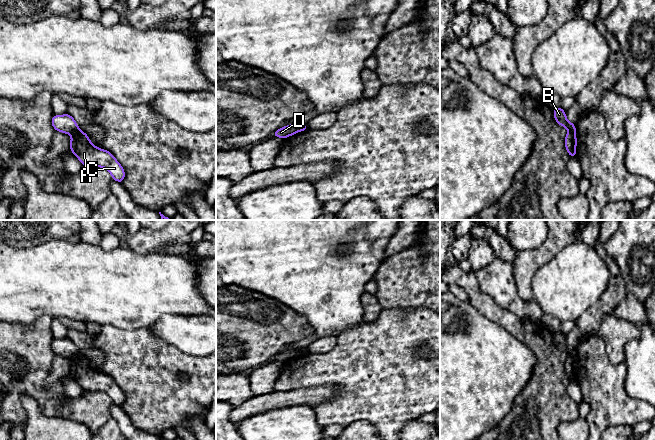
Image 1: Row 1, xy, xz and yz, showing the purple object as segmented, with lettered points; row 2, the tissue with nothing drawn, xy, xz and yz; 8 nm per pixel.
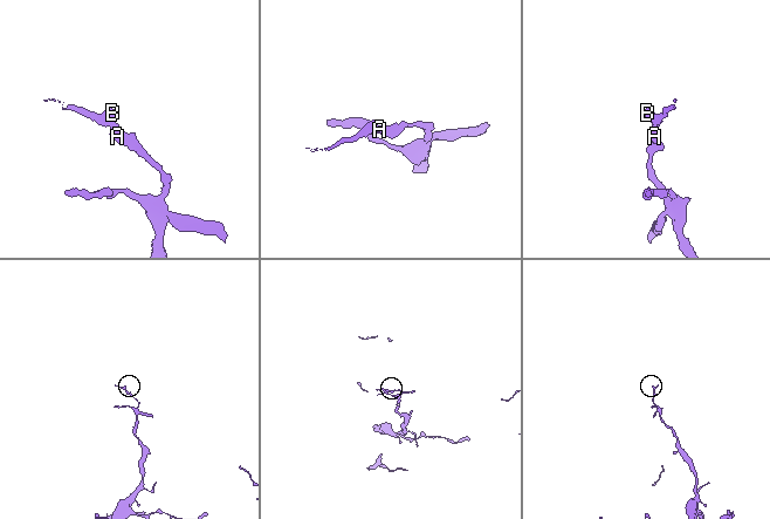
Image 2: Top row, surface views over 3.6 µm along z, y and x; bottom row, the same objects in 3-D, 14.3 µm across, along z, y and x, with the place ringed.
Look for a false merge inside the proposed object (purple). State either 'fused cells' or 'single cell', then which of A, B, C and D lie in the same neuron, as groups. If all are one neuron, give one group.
fused cells; A C / B D

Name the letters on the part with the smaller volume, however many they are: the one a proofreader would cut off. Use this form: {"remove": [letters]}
{"remove": ["B", "D"]}

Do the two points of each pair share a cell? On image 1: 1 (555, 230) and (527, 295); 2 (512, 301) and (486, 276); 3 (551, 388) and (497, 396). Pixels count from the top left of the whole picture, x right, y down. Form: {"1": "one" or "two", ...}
{"1": "one", "2": "one", "3": "two"}

